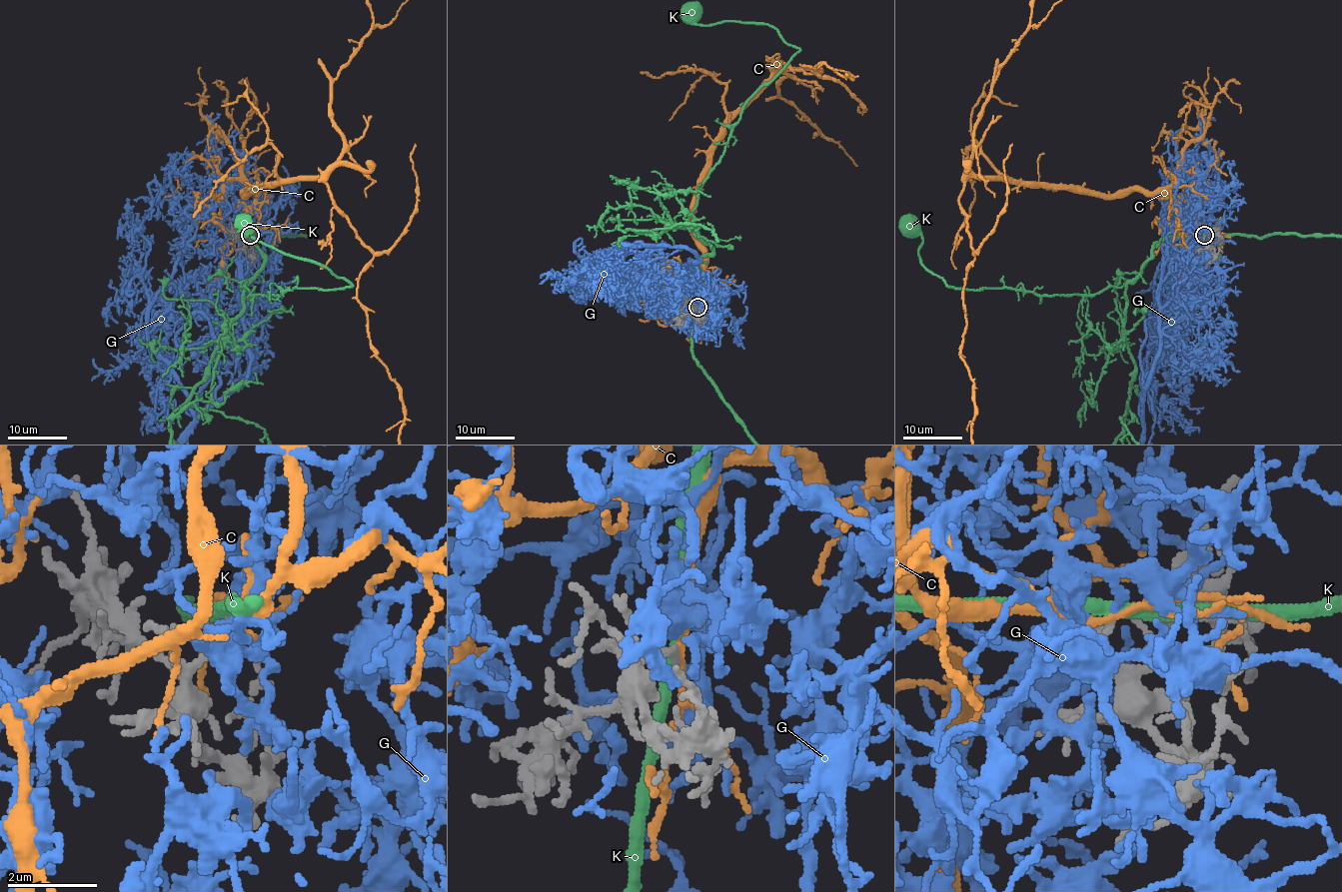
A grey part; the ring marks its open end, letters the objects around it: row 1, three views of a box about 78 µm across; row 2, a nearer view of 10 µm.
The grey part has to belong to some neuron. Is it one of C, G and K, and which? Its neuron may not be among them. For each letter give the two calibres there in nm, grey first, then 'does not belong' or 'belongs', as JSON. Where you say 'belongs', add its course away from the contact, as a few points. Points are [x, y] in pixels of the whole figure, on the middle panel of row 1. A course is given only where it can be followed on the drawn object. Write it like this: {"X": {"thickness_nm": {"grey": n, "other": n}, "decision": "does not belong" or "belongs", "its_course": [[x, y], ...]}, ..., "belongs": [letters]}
{"C": {"thickness_nm": {"grey": 160, "other": 150}, "decision": "does not belong"}, "G": {"thickness_nm": {"grey": 140, "other": 130}, "decision": "belongs"}, "K": {"thickness_nm": {"grey": 140, "other": 280}, "decision": "does not belong"}, "belongs": ["G"]}

